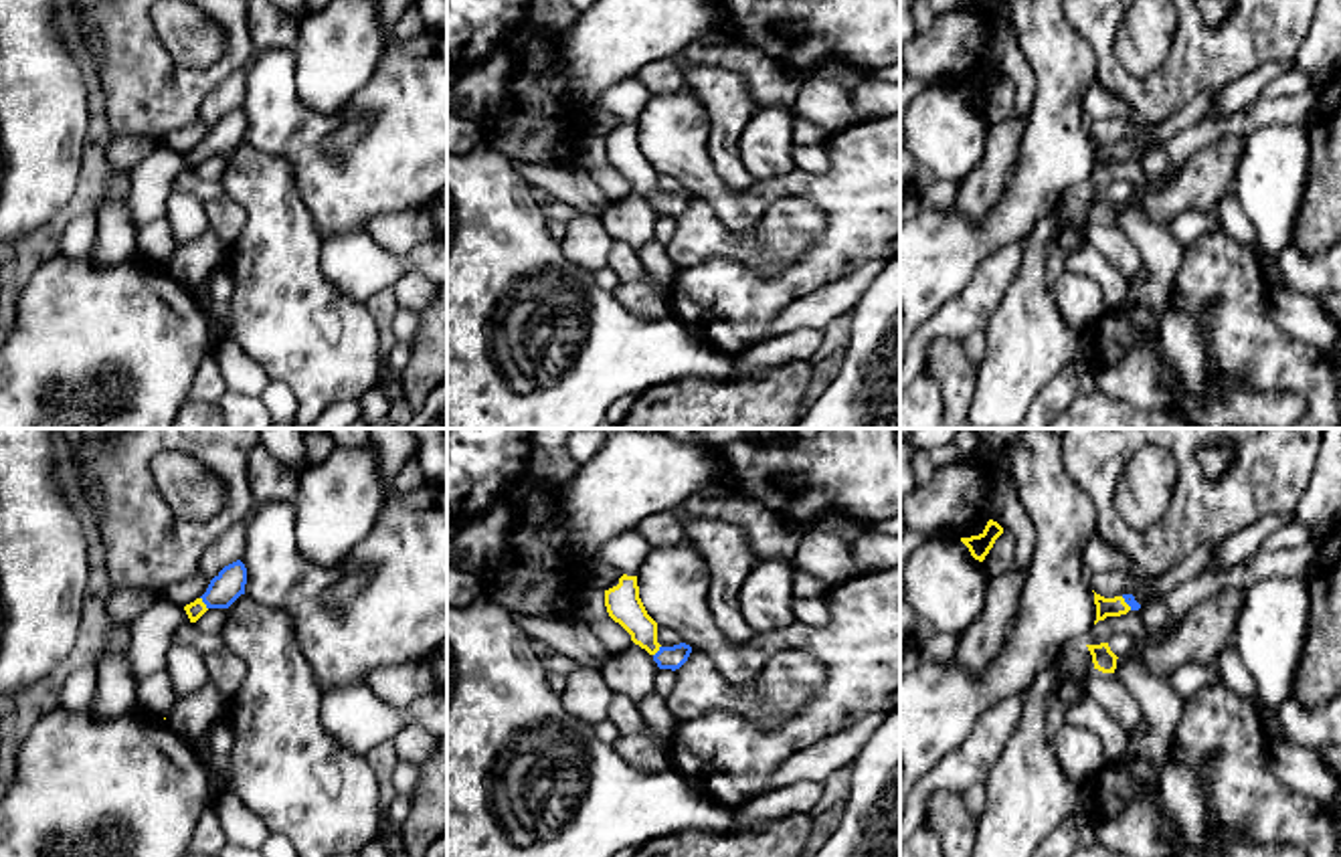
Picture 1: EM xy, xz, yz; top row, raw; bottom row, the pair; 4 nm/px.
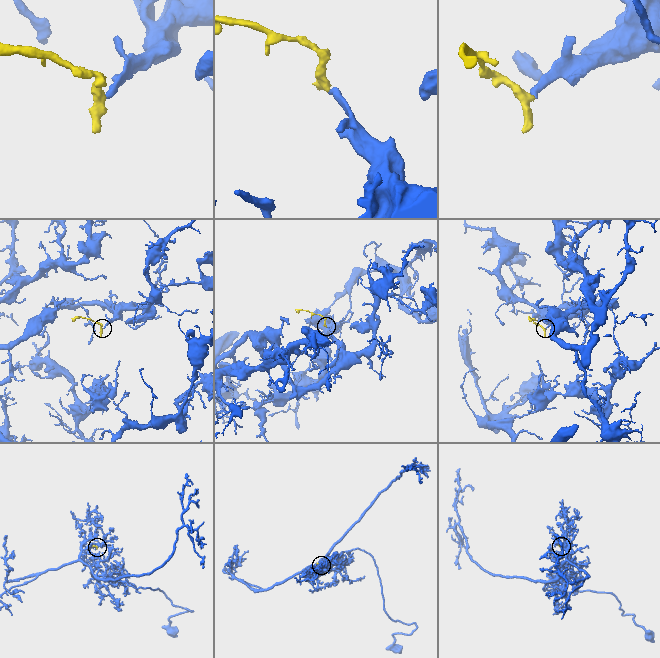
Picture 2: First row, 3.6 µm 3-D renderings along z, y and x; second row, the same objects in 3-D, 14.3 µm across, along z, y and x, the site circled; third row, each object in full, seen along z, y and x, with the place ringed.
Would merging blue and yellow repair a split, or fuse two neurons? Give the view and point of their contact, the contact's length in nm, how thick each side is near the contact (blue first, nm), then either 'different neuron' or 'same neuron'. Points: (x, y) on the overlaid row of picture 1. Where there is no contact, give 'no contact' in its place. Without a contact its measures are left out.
contact xy (203, 601); length 60 nm; calibres 120 and 70 nm; same neuron

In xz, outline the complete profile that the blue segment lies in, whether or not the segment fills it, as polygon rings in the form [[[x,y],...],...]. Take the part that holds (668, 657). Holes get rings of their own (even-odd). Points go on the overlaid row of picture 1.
[[[623,574],[617,586],[605,590],[605,606],[609,616],[631,635],[635,645],[653,657],[659,669],[676,671],[688,661],[690,645],[661,647],[657,643],[657,623],[647,614],[639,598],[637,576]]]

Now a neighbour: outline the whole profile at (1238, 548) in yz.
[[[1292,511],[1262,515],[1252,521],[1218,544],[1212,568],[1208,572],[1222,572],[1234,564],[1248,562],[1262,548],[1266,536],[1290,521],[1294,521]]]

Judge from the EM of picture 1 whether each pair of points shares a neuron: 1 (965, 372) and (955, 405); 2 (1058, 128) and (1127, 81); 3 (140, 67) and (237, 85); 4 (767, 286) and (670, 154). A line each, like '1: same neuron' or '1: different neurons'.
1: same neuron
2: different neurons
3: different neurons
4: same neuron

